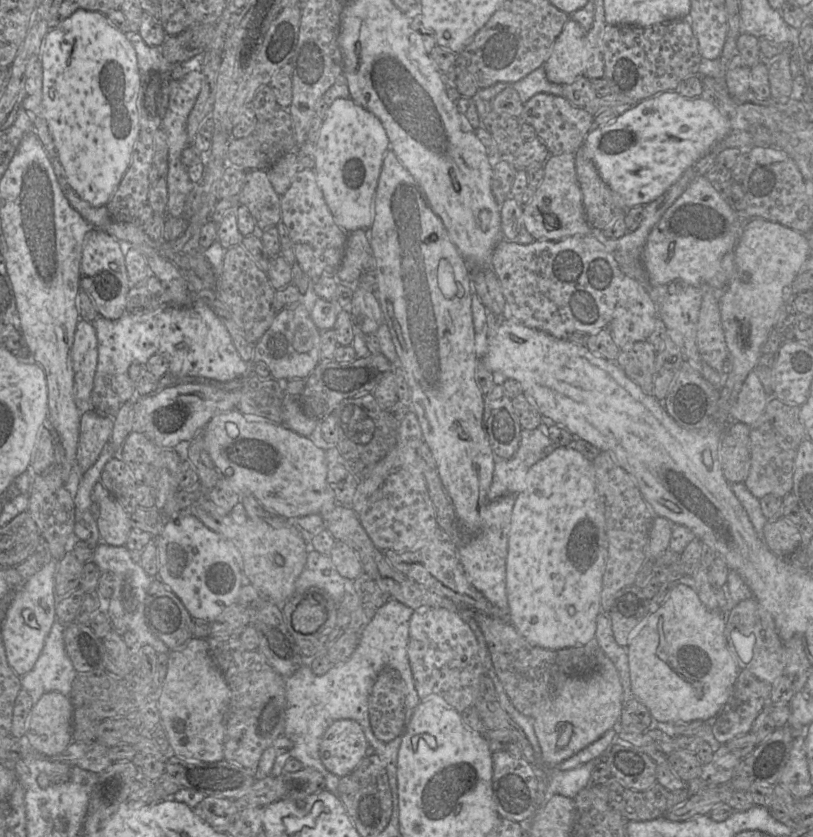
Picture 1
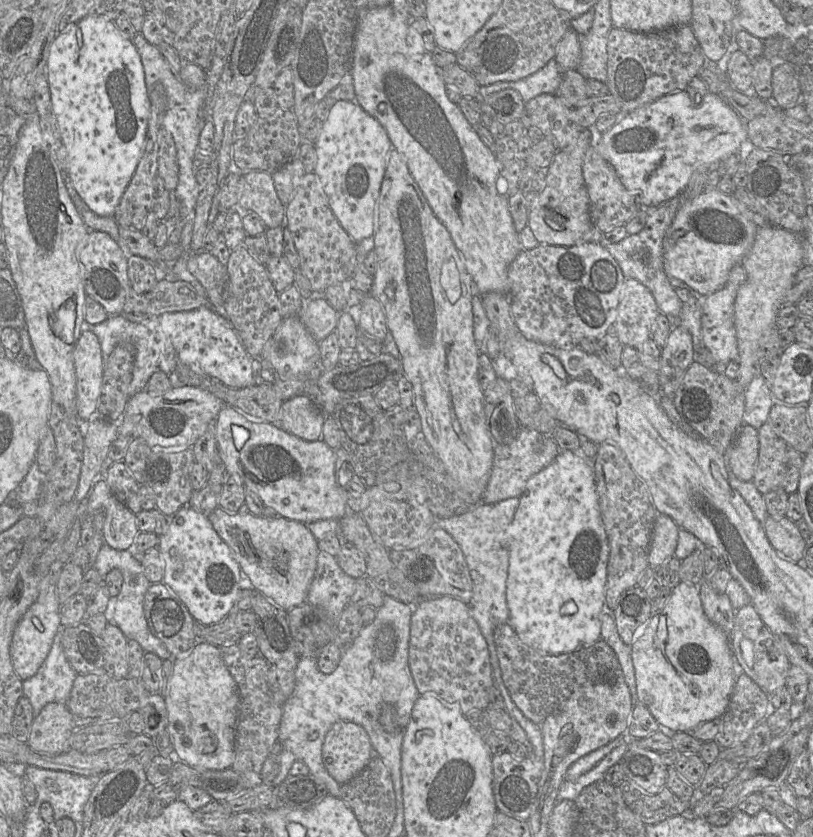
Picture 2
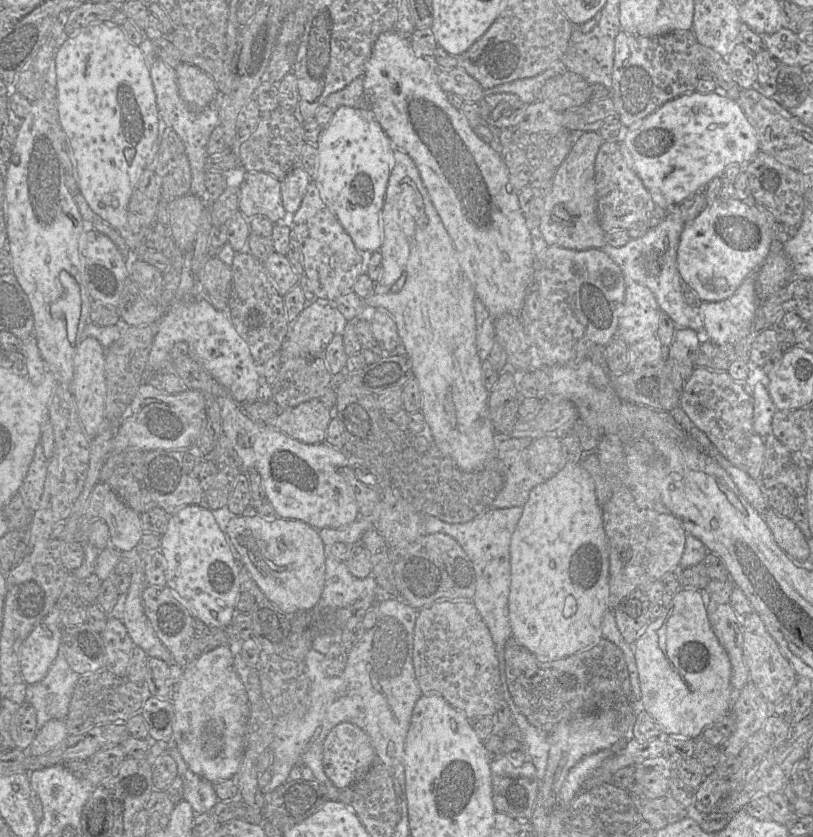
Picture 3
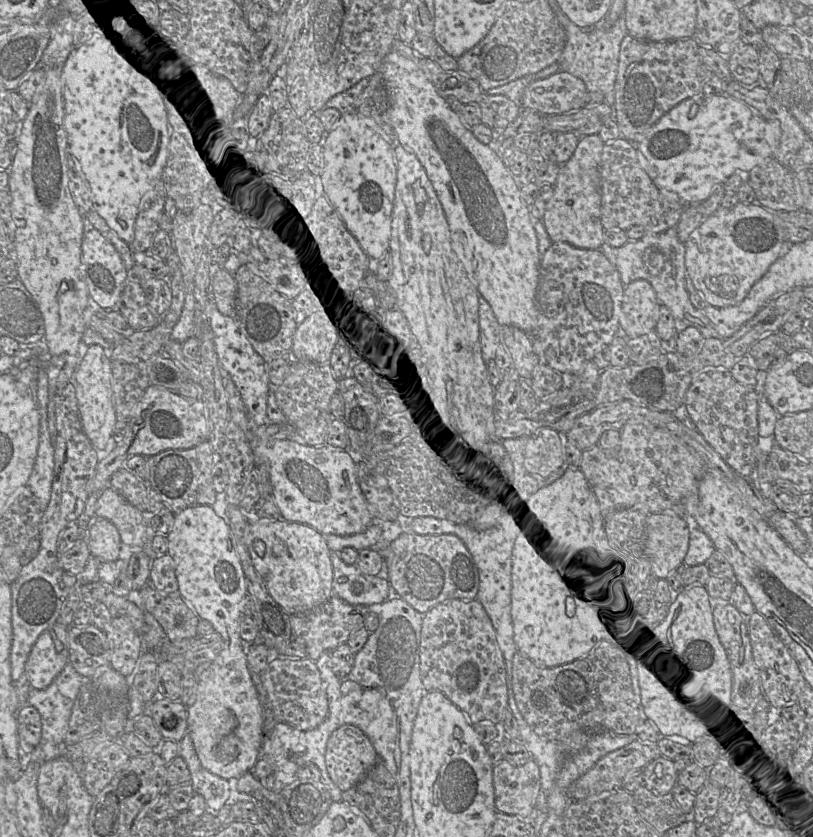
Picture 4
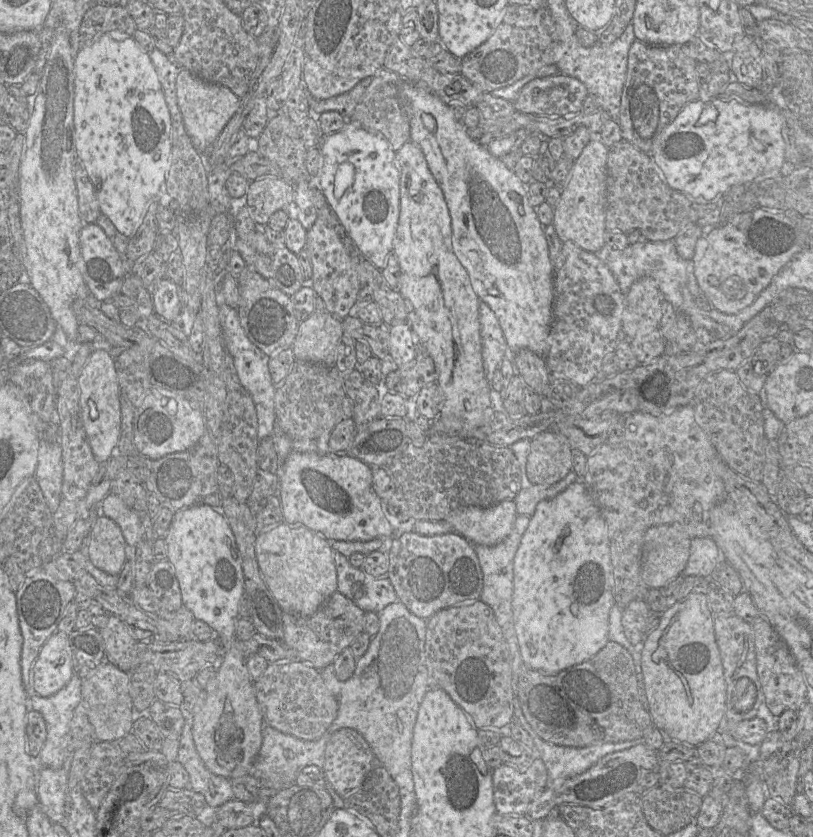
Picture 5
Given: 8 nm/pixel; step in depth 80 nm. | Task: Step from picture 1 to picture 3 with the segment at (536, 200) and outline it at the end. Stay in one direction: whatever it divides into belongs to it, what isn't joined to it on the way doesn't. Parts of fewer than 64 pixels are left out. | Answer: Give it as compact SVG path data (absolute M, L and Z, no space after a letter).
M586 131L586 132L570 132L570 133L575 133L575 139L573 141L571 150L565 160L561 163L559 167L556 168L555 175L552 179L552 189L550 193L544 198L544 209L543 212L539 218L539 229L546 241L546 243L549 246L559 246L562 248L567 248L567 249L573 249L573 250L587 250L590 248L599 248L601 249L605 244L605 233L603 229L601 228L597 216L597 201L596 201L596 190L595 190L595 158L598 153L598 150L604 141L601 136L594 131Z

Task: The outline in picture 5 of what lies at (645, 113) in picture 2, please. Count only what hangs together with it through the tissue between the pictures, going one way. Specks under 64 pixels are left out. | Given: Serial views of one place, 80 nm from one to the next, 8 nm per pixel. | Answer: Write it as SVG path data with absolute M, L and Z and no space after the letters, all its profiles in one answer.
M701 96L686 104L659 135L650 152L667 184L697 203L708 203L736 184L751 184L757 177L781 170L785 162L785 140L781 112L769 104L743 104L735 99Z

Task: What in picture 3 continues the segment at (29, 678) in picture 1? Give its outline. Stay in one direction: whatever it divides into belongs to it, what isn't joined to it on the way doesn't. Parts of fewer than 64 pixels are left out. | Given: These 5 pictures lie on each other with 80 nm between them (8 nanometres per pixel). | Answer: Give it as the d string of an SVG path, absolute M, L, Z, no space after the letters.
M62 642L54 662L46 676L35 684L28 684L26 688L26 701L31 703L36 710L38 730L51 719L66 719L70 701L75 685L80 675L74 672L62 652Z

